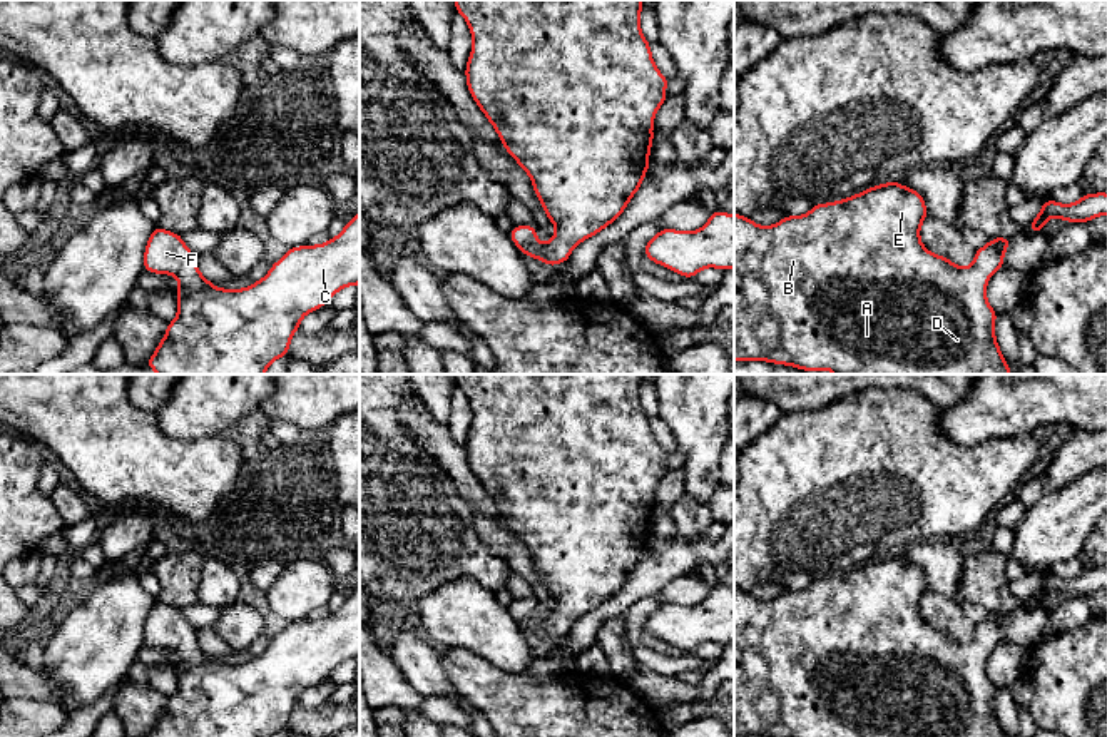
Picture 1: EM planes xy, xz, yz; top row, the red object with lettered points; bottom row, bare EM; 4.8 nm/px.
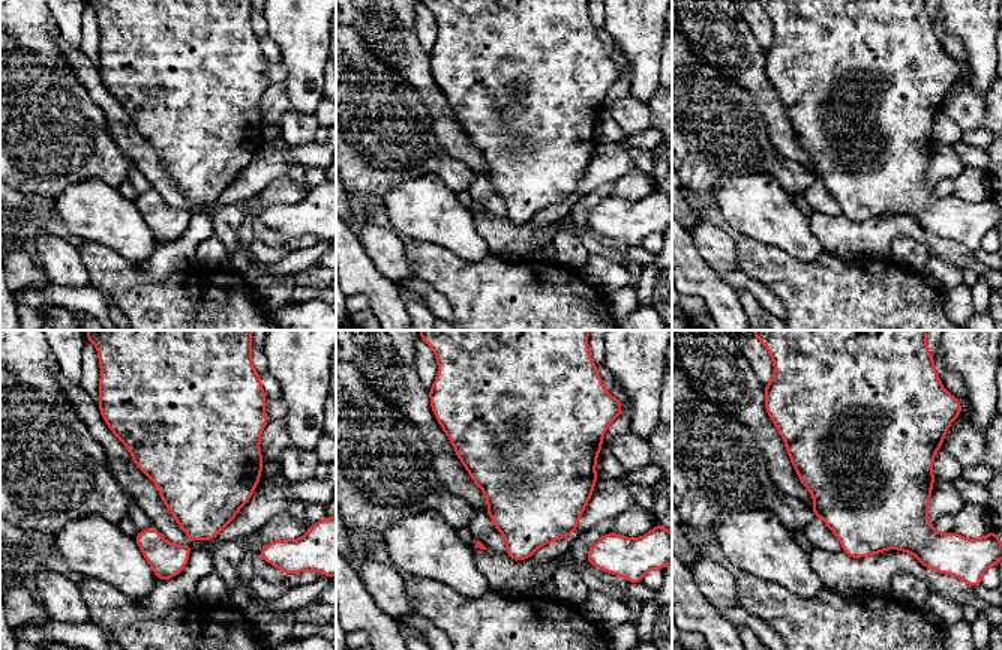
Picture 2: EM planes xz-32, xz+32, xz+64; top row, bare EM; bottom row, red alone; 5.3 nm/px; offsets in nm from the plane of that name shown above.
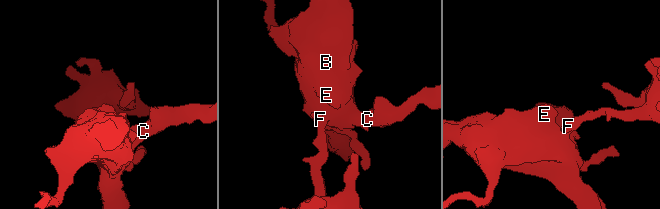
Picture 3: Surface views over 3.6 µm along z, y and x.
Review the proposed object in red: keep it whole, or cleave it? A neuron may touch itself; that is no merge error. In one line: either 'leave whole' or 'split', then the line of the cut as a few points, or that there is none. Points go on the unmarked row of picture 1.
leave whole; cut none

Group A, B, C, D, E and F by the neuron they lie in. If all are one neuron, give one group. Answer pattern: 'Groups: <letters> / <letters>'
Groups: A B C D E F

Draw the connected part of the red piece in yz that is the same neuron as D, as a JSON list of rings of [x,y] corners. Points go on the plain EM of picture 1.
[[[896,555],[870,562],[843,575],[814,578],[804,590],[786,590],[773,600],[758,600],[734,587],[734,735],[768,737],[1007,737],[997,712],[997,685],[988,679],[985,663],[993,647],[1003,642],[1003,628],[1013,613],[993,612],[975,625],[973,638],[962,642],[930,627],[920,613],[928,590],[921,568]]]

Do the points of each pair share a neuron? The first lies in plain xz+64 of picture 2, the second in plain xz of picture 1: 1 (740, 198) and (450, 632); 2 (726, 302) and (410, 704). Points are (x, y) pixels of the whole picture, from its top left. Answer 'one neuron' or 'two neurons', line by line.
1: one neuron
2: one neuron

